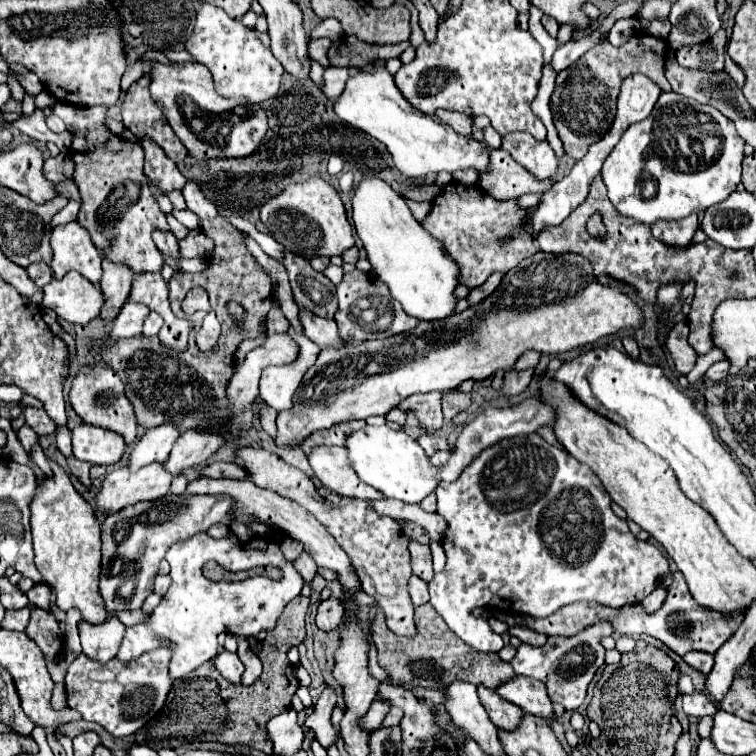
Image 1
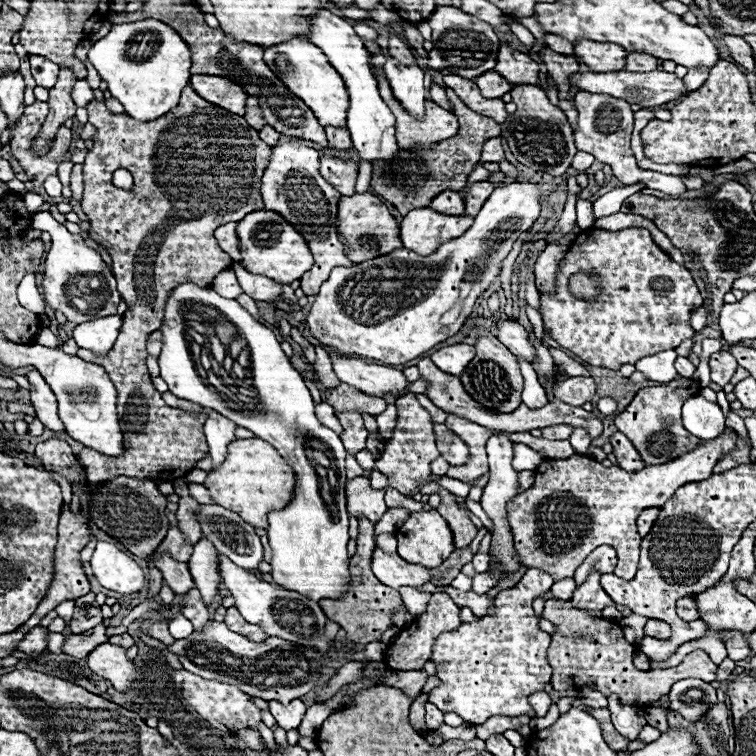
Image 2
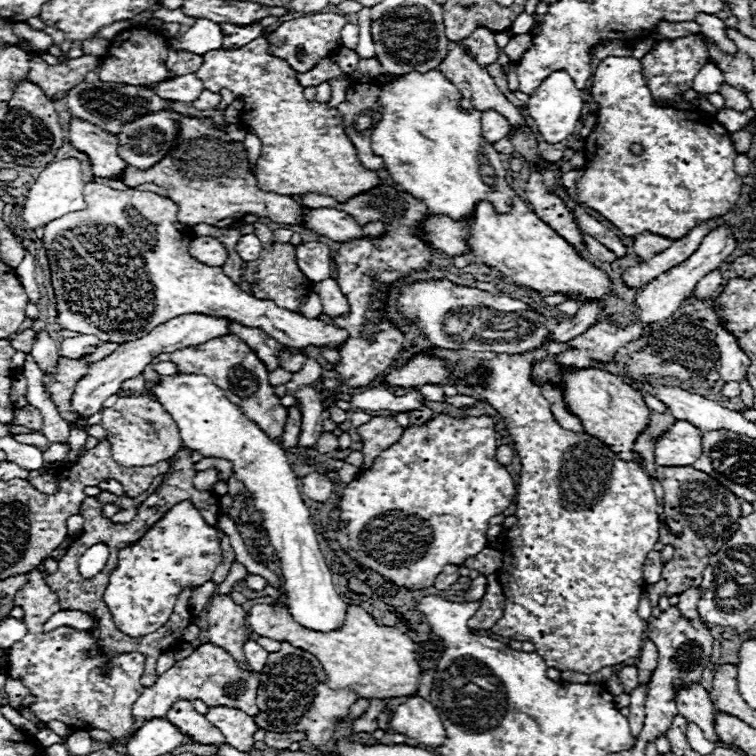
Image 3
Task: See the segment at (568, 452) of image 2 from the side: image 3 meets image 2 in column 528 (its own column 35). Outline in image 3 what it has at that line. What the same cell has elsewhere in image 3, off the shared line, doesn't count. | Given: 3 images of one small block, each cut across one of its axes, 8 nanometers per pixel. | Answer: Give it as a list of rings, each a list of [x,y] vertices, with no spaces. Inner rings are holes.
[[[34,432],[34,434],[16,434],[16,436],[14,436],[14,440],[16,440],[16,442],[20,442],[20,444],[36,446],[36,448],[40,448],[42,450],[50,445],[47,438],[40,434],[40,432]]]

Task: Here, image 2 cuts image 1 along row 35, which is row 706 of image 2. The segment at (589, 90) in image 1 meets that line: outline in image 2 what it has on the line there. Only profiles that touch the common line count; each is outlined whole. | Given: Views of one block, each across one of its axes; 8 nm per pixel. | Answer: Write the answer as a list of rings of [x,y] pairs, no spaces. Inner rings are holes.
[[[550,598],[542,616],[558,626],[558,634],[552,636],[552,646],[548,650],[548,662],[554,670],[554,690],[578,690],[594,680],[598,692],[602,692],[604,696],[618,694],[626,704],[648,708],[662,694],[668,694],[670,686],[682,678],[700,678],[704,682],[716,680],[718,666],[710,660],[706,652],[692,652],[684,658],[682,664],[672,668],[638,670],[632,664],[636,648],[624,640],[622,628],[612,620],[594,618],[586,614],[586,610],[574,610],[574,606],[570,606],[570,600],[558,602]]]

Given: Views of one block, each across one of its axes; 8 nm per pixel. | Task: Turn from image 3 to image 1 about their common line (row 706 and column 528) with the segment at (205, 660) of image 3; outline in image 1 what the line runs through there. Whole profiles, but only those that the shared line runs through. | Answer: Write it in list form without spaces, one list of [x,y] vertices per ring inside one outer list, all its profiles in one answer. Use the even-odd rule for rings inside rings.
[[[514,132],[502,138],[502,146],[506,146],[506,152],[518,160],[518,164],[524,164],[524,168],[540,180],[554,176],[558,160],[546,140],[540,142],[528,132]],[[452,182],[436,196],[432,202],[432,212],[426,216],[422,226],[446,246],[454,260],[458,260],[458,266],[462,268],[462,284],[468,288],[478,288],[490,274],[508,272],[518,262],[540,250],[538,242],[530,240],[530,236],[522,232],[526,212],[528,210],[518,208],[516,200],[498,202],[478,186]]]

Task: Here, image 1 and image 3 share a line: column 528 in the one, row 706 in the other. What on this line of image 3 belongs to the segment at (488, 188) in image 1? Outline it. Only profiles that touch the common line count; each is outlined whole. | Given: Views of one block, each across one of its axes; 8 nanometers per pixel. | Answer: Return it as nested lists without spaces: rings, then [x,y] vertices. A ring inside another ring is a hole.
[[[178,700],[170,710],[168,710],[168,722],[172,722],[182,734],[186,734],[188,738],[192,738],[194,744],[204,744],[204,746],[212,746],[212,744],[224,744],[224,736],[222,732],[212,726],[202,714],[198,714],[192,706],[190,700]]]

